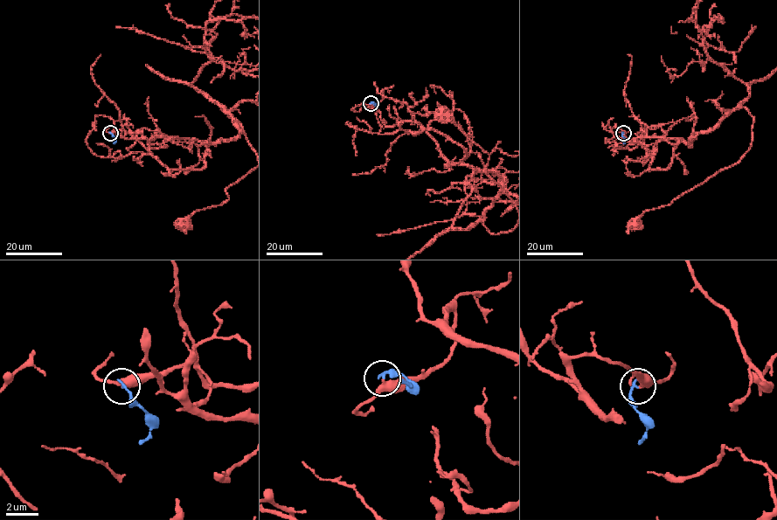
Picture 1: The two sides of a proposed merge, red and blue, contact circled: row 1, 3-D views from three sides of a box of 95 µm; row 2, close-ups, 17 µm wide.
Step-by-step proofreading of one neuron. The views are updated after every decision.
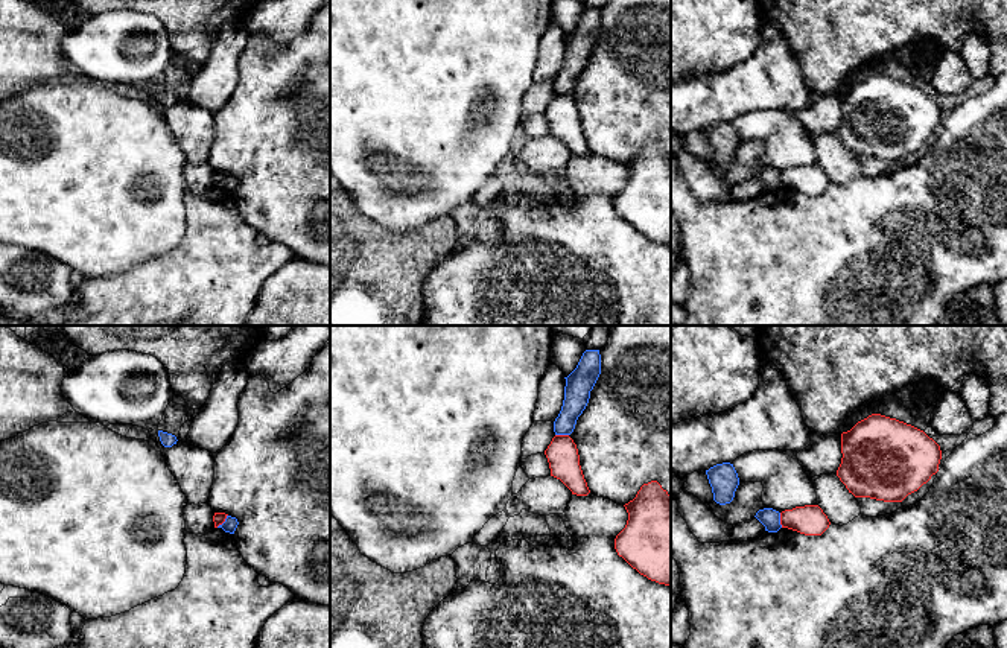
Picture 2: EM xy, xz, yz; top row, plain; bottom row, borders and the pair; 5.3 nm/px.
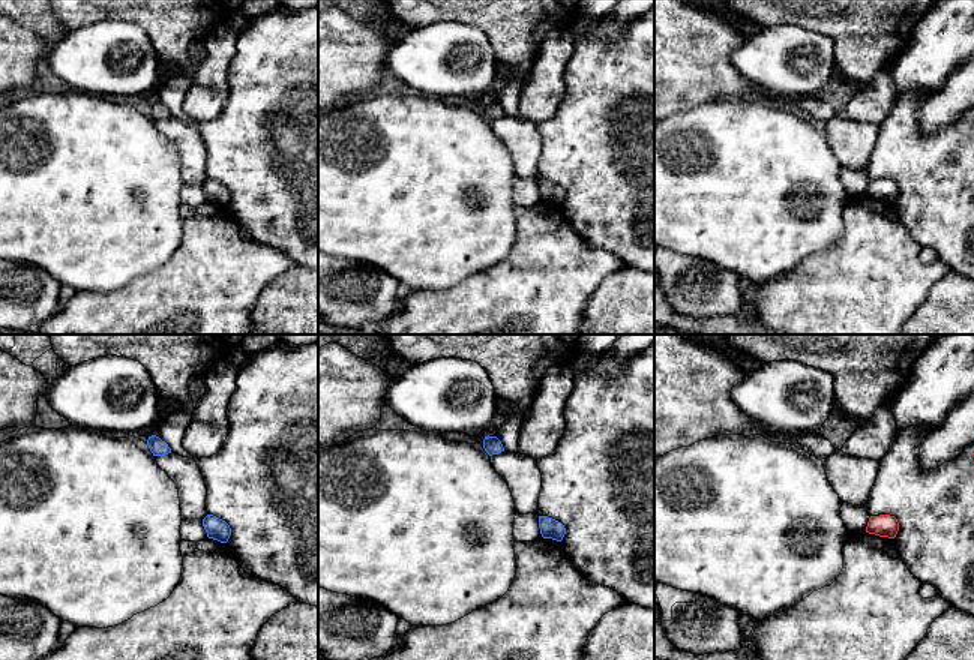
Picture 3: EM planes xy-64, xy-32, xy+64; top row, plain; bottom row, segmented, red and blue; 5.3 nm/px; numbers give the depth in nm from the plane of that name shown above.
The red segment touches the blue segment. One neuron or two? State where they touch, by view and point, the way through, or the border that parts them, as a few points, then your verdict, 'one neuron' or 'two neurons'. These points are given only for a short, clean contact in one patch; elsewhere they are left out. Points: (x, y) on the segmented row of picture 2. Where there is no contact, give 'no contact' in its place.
meets red in yz at (781, 520); border along yz (779, 513), (782, 527); two neurons

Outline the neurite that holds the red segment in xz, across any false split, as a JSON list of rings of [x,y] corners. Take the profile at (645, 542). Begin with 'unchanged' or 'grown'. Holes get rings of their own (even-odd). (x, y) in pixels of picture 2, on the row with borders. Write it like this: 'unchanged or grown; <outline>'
unchanged; [[[651,481],[624,507],[628,520],[615,538],[618,555],[640,575],[671,587],[671,496]]]

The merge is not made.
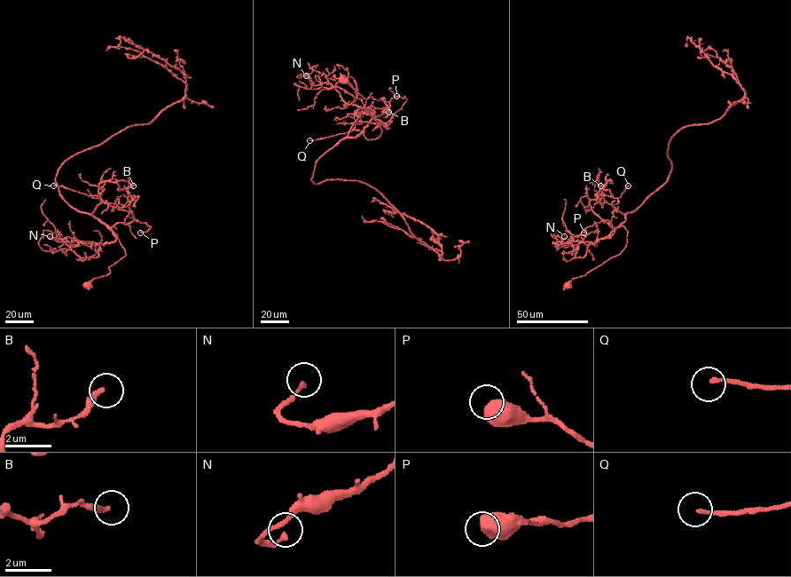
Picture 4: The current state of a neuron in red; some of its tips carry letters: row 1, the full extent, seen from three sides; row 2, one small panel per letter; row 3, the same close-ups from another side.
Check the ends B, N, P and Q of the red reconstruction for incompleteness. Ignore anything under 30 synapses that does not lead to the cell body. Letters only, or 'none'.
none

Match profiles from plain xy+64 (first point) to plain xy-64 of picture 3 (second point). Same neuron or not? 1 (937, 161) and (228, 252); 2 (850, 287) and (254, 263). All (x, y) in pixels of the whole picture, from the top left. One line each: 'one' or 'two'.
1: two
2: one

